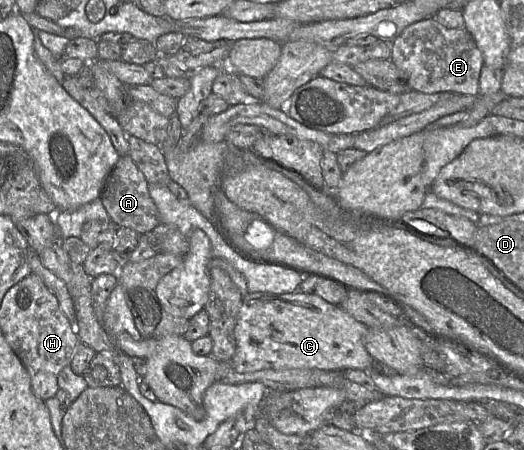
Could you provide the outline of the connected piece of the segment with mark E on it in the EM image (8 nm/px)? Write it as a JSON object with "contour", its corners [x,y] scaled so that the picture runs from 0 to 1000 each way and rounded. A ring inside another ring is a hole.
{"contour":[[[821,38],[775,60],[746,93],[746,107],[744,133],[777,167],[782,200],[834,211],[912,211],[922,122],[885,60],[855,64]]]}

